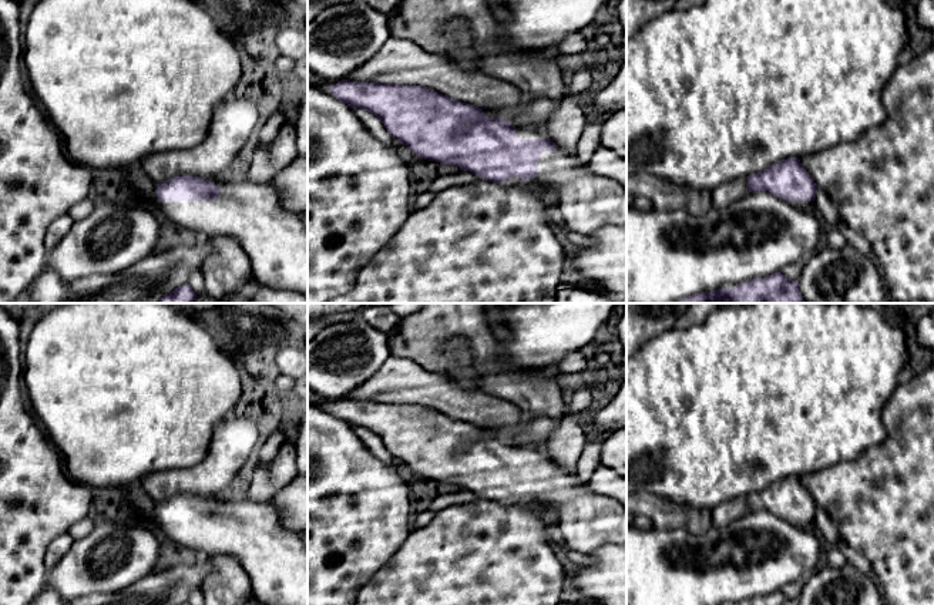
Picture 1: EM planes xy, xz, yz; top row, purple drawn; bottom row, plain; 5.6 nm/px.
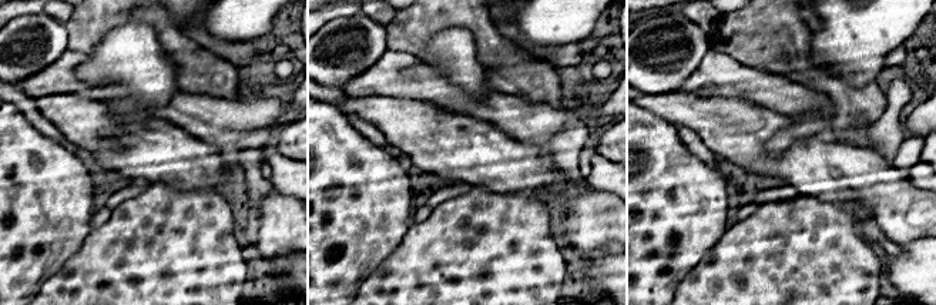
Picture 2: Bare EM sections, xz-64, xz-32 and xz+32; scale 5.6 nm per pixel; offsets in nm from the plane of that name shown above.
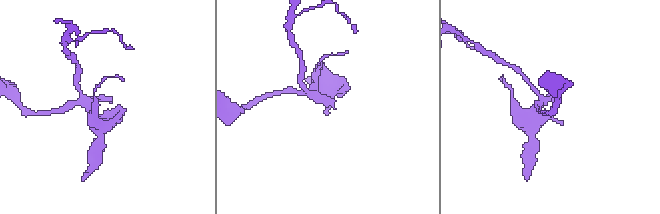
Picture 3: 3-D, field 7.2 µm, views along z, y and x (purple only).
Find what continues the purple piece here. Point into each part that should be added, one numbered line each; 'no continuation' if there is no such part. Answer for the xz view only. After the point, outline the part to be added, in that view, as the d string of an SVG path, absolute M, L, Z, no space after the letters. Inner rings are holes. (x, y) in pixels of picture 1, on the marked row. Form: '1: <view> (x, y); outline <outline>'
1: xz (587, 201); outline M560 148L538 155L535 177L510 177L501 185L545 185L555 189L565 228L585 236L609 225L626 226L626 188L592 172L578 157L567 155Z

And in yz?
1: yz (807, 205); outline M789 201L789 204L804 211L814 211L814 201Z

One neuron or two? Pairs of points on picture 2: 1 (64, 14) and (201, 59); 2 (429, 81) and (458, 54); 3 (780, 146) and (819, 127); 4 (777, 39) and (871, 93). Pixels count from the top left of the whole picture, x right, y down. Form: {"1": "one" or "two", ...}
{"1": "two", "2": "two", "3": "one", "4": "one"}

